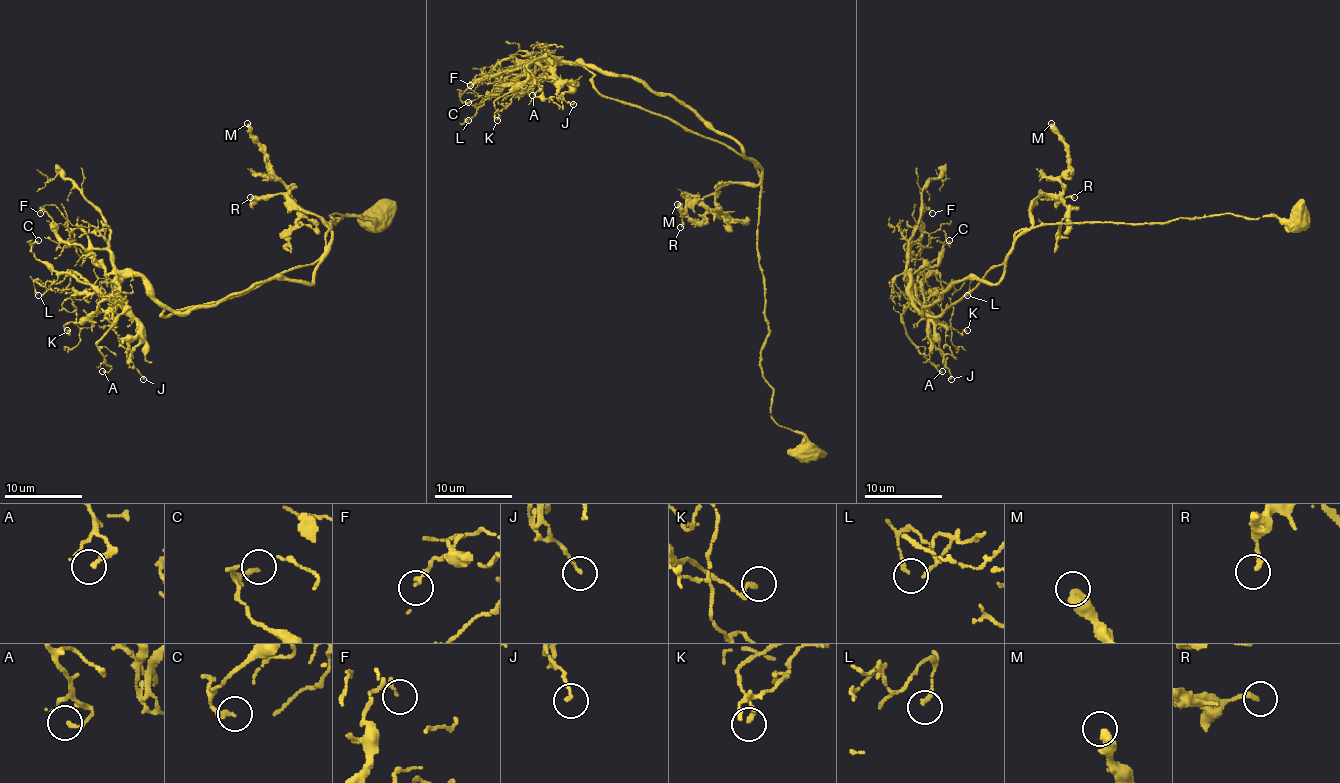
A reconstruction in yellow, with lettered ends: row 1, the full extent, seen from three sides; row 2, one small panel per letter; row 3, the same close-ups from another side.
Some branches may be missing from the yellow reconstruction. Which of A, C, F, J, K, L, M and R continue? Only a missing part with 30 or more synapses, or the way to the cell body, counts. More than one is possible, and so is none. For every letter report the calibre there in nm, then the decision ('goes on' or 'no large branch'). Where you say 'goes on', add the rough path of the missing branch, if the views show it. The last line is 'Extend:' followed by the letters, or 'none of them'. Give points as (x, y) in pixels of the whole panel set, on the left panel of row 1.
A: 140 nm thick; no large branch
C: 130 nm thick; no large branch
F: 140 nm thick; no large branch
J: 120 nm thick; no large branch
K: 190 nm thick; no large branch
L: 160 nm thick; no large branch
M: 360 nm thick; no large branch
R: 200 nm thick; no large branch
Extend: none of them

